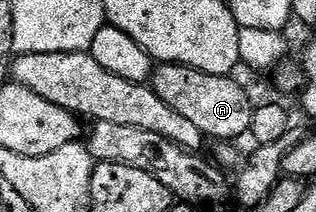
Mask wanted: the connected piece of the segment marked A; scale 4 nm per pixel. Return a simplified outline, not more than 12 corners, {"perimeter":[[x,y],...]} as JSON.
{"perimeter":[[163,62],[155,96],[206,139],[237,140],[255,102],[236,77]]}

